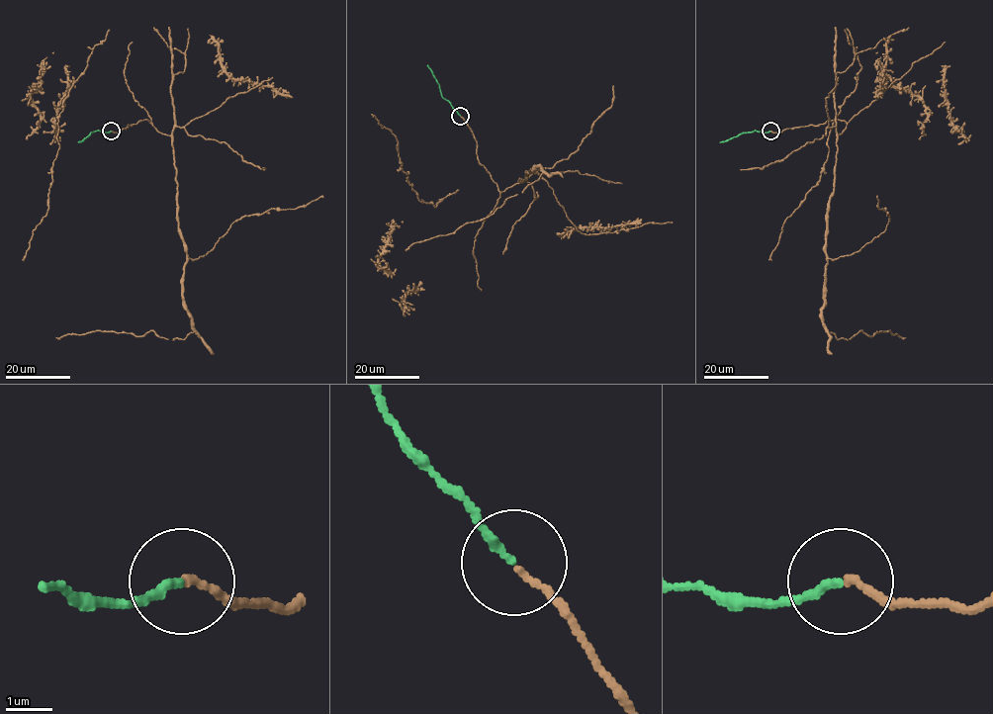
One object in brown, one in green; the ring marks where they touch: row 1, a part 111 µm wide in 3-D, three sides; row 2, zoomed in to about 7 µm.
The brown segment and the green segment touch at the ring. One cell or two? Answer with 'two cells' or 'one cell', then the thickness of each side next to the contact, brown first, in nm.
one cell; 120 nm thick on the brown side, 180 nm on the other

